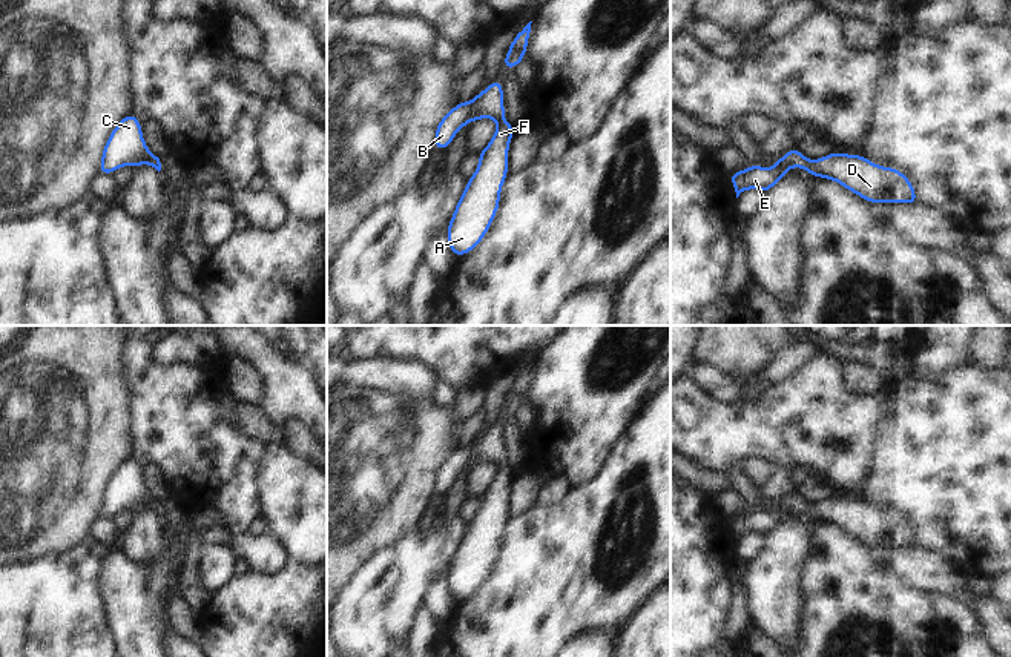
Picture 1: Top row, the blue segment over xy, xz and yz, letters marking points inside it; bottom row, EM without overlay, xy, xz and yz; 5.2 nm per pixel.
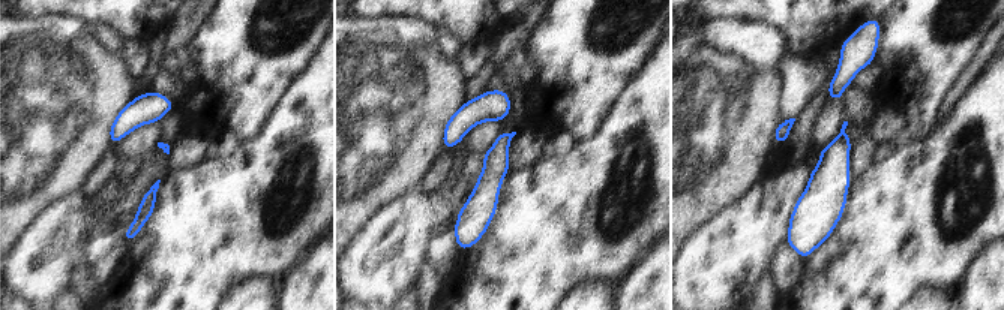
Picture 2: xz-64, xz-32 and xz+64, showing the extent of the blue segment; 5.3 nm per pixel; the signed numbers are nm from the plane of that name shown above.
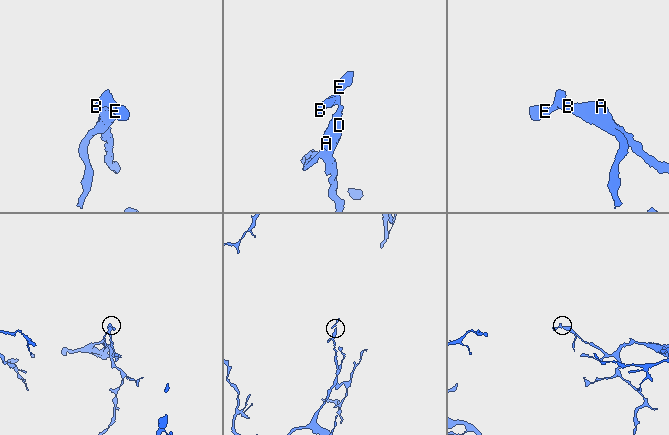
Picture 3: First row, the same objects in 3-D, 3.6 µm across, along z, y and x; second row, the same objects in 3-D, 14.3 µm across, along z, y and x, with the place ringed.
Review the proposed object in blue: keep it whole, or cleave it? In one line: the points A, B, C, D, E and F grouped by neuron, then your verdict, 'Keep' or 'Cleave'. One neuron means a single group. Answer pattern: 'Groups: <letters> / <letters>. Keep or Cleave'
Groups: A B C D E F. Keep

